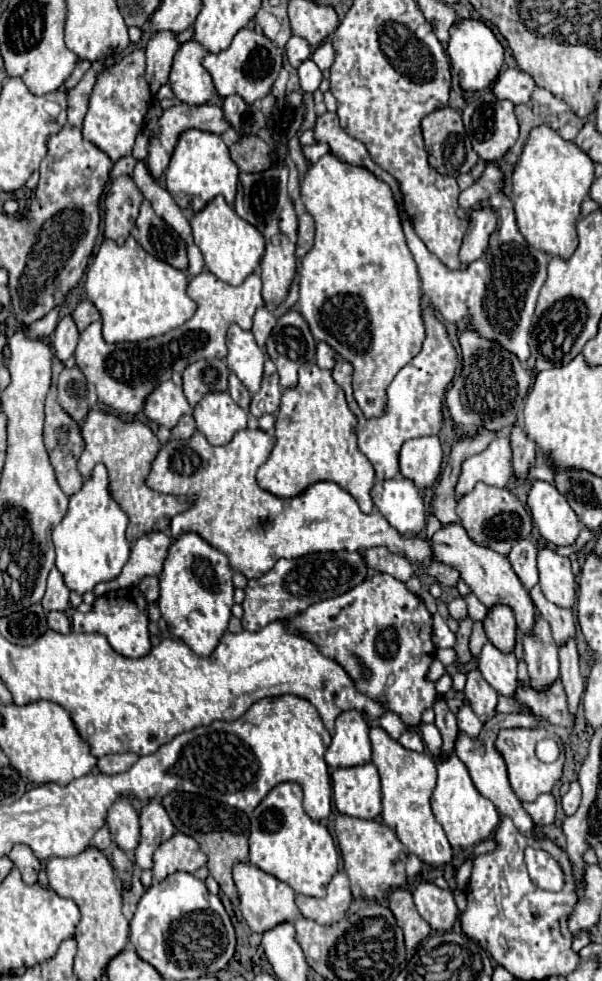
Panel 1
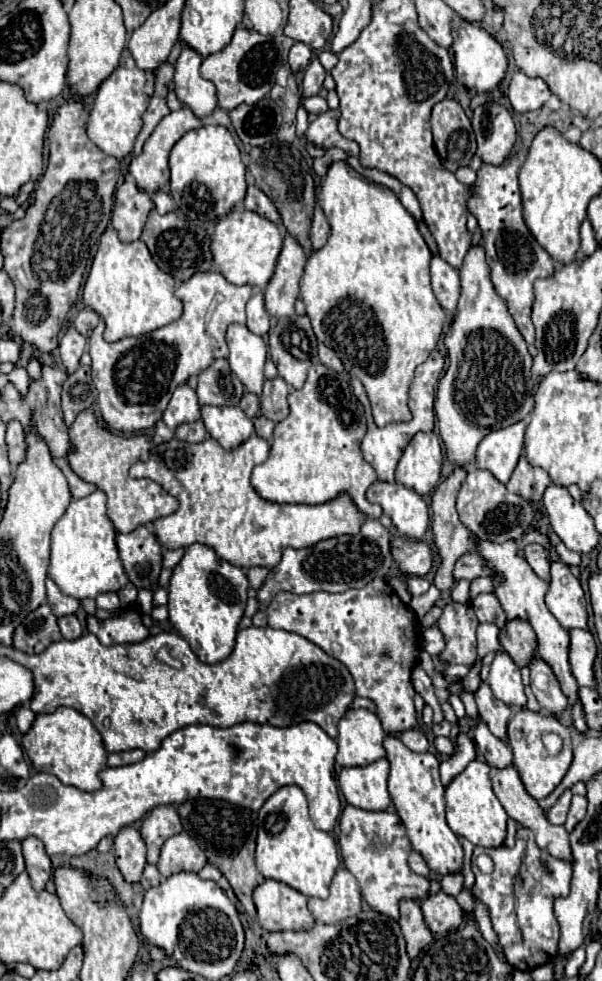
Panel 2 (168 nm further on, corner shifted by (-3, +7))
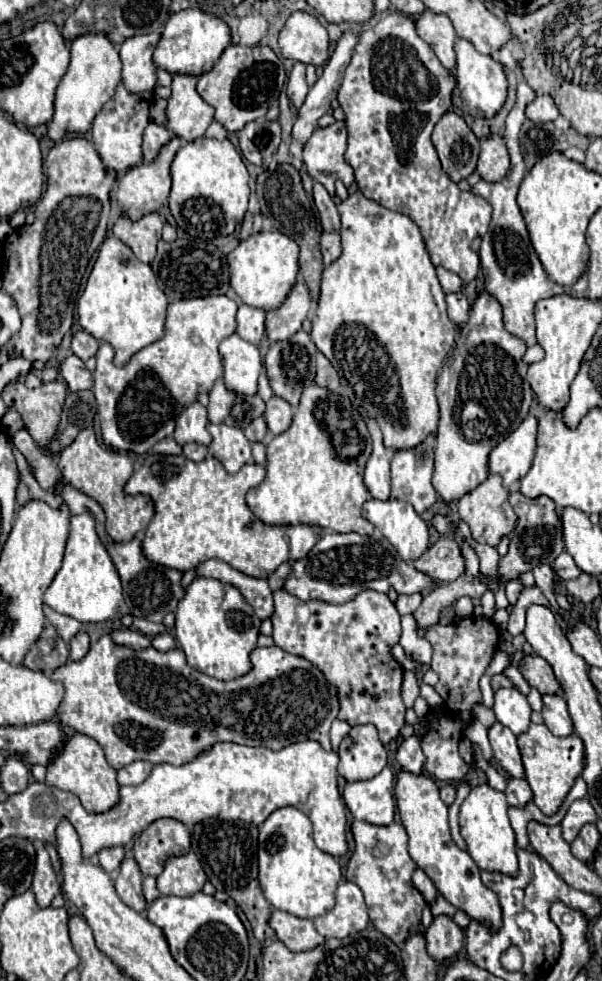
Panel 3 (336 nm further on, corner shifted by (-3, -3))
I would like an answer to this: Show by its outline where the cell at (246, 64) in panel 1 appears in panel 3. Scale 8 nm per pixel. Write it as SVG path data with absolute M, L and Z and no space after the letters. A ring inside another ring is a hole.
M230 45L224 49L222 57L216 61L214 69L198 77L198 95L214 107L214 119L224 125L226 131L236 133L246 123L264 119L268 105L272 99L278 97L278 69L280 59L270 47L242 47L242 45Z

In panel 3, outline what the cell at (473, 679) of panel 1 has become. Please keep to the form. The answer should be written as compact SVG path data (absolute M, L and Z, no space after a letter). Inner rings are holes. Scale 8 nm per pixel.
M496 723L488 731L488 737L490 737L490 745L494 749L494 759L502 767L502 771L508 777L522 779L524 777L524 765L522 765L522 757L520 757L514 733L510 733L510 729L506 729L504 725Z

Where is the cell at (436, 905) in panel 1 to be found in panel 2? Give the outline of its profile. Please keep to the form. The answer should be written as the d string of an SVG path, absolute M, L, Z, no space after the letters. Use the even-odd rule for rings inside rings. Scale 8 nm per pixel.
M444 891L428 895L426 899L420 901L420 907L422 907L424 919L430 927L430 931L440 933L440 935L458 929L458 925L462 923L462 917L464 917L464 911L458 905L458 901Z

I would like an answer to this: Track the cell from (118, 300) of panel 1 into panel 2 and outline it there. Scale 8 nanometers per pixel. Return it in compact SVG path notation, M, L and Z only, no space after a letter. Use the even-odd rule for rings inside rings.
M108 227L100 237L90 275L84 283L82 299L86 307L98 311L104 319L106 341L144 335L182 317L182 301L176 297L176 279L154 263L144 241L138 239L122 243L112 227Z

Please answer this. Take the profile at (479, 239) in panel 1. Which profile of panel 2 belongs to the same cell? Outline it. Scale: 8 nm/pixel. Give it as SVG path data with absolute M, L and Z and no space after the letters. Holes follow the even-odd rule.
M482 243L468 249L458 271L462 295L444 339L450 363L438 383L434 411L448 459L464 467L476 459L476 447L490 431L514 425L532 413L534 379L530 371L532 357L528 355L526 343L506 311L506 303L496 295L490 283Z

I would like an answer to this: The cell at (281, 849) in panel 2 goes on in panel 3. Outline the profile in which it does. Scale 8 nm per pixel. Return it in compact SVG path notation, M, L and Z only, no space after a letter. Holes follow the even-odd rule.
M282 807L262 823L258 837L258 879L264 897L274 909L306 919L324 915L334 907L340 877L338 861L314 845L312 823L300 809Z

